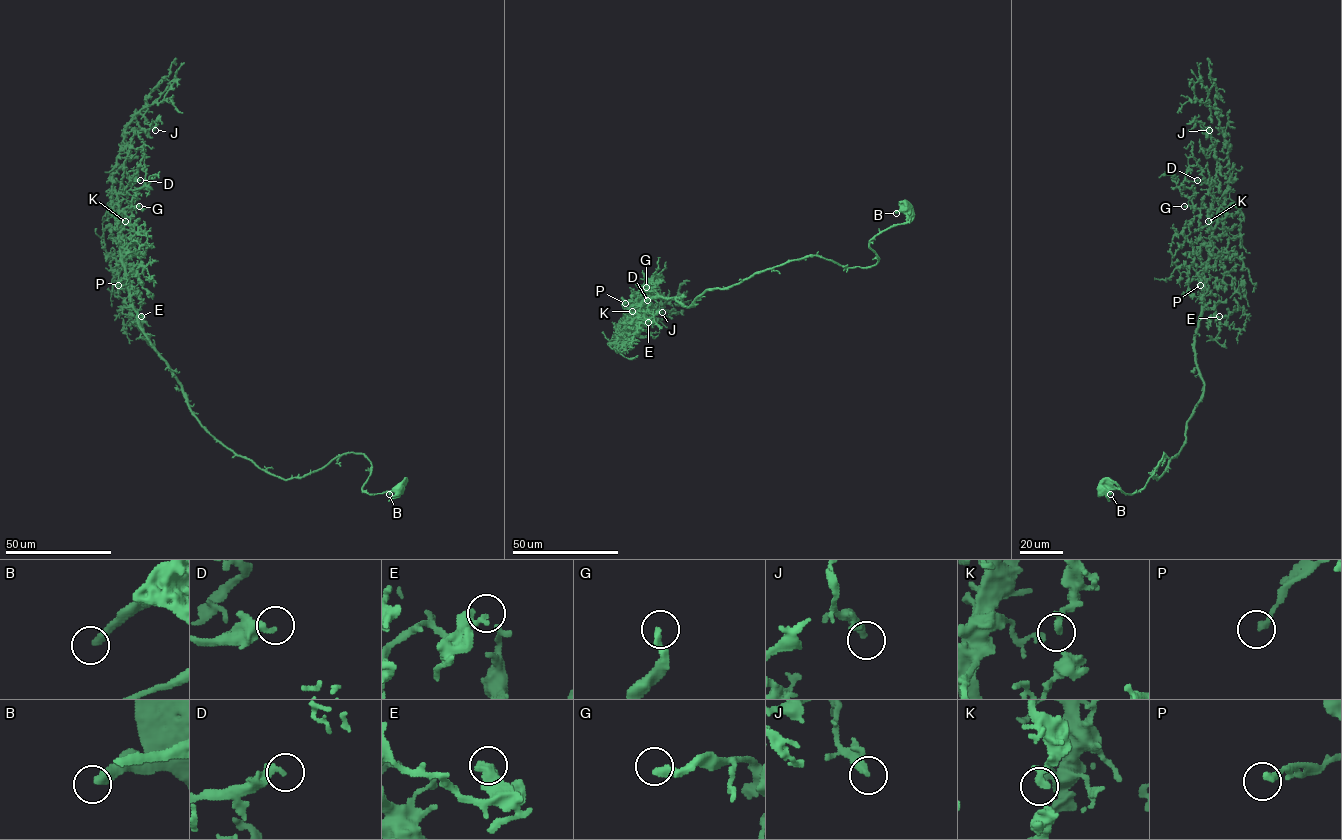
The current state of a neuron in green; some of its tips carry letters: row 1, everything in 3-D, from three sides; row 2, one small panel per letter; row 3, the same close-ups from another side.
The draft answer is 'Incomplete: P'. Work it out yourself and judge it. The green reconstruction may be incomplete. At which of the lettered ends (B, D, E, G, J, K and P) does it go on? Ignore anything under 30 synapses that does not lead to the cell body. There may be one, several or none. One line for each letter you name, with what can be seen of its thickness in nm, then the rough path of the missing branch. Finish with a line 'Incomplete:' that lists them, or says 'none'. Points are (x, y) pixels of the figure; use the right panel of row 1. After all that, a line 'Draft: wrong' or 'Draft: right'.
G: Thickness 280 nm. Course of what is missing: (1184, 206), (1175, 224)
Incomplete: G
Draft: wrong

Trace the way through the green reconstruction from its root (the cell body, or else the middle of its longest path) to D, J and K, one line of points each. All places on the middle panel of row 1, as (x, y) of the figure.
D: (907, 205), (905, 222), (869, 241), (869, 267), (806, 256), (689, 306), (653, 297), (624, 316), (647, 300)
J: (907, 205), (869, 241), (869, 267), (806, 256), (624, 316), (662, 312)
K: (907, 205), (905, 222), (869, 241), (869, 267), (806, 256), (689, 306), (653, 297), (632, 311)

